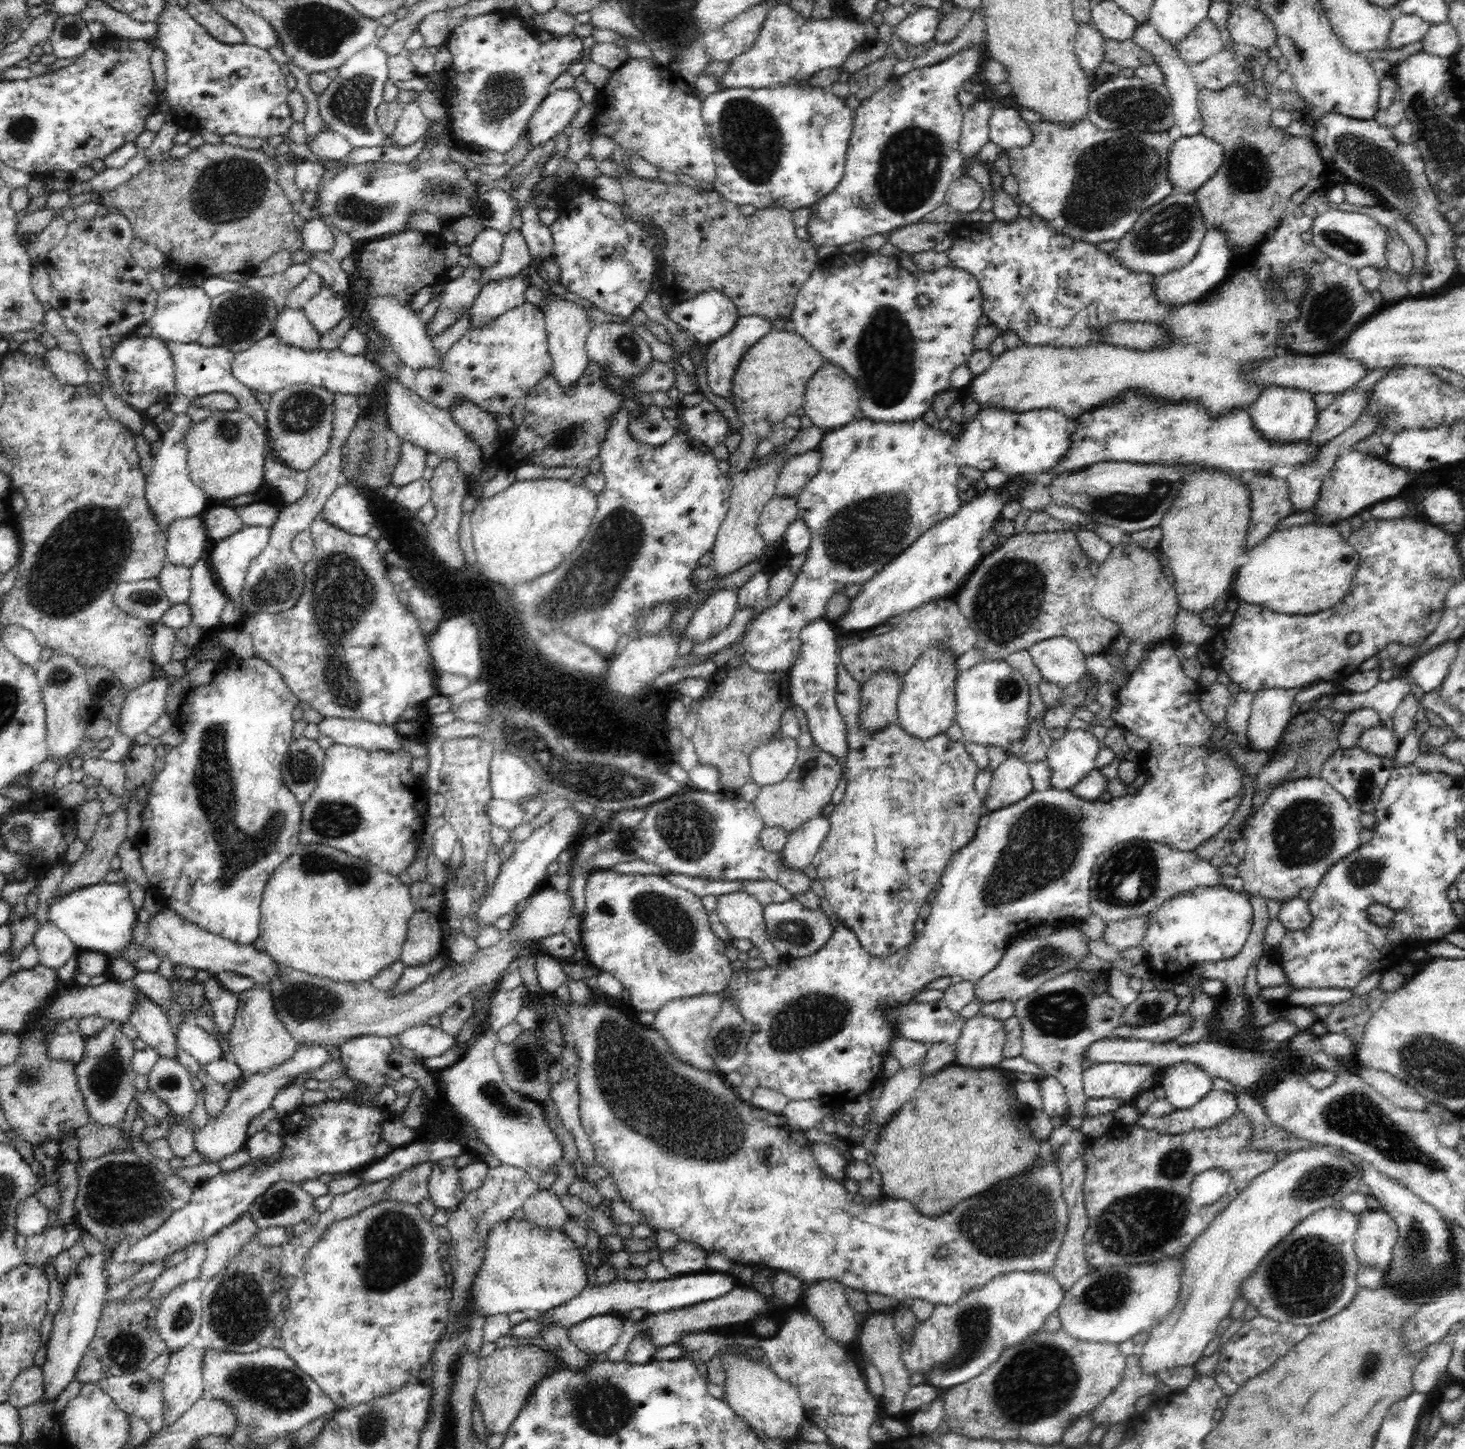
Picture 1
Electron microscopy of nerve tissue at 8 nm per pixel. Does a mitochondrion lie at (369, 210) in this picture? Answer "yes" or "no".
yes

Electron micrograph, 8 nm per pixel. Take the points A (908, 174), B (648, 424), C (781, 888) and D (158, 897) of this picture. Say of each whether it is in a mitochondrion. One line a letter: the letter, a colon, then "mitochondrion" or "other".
A: mitochondrion
B: mitochondrion
C: other
D: other

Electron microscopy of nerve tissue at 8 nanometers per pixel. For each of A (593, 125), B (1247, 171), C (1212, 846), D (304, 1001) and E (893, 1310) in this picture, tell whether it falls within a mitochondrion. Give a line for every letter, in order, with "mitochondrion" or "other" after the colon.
A: other
B: mitochondrion
C: other
D: mitochondrion
E: other

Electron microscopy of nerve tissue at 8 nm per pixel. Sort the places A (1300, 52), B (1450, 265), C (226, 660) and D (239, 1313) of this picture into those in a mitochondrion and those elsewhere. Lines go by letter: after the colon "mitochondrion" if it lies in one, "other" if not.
A: mitochondrion
B: other
C: other
D: mitochondrion

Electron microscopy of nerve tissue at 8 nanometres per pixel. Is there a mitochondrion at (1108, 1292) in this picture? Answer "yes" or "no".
yes

